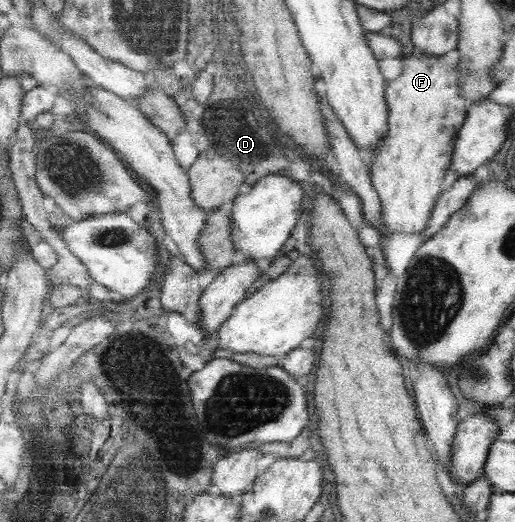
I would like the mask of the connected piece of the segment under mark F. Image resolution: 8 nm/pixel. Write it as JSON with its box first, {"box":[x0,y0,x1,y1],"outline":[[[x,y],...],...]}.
{"box":[370,53,465,234],"outline":[[[413,53],[403,57],[403,70],[386,84],[385,100],[388,108],[388,128],[376,152],[371,156],[370,179],[380,198],[382,212],[381,234],[421,233],[427,226],[433,205],[441,194],[441,182],[449,170],[458,130],[465,115],[465,100],[460,97],[457,66],[441,62],[430,54]]]}

